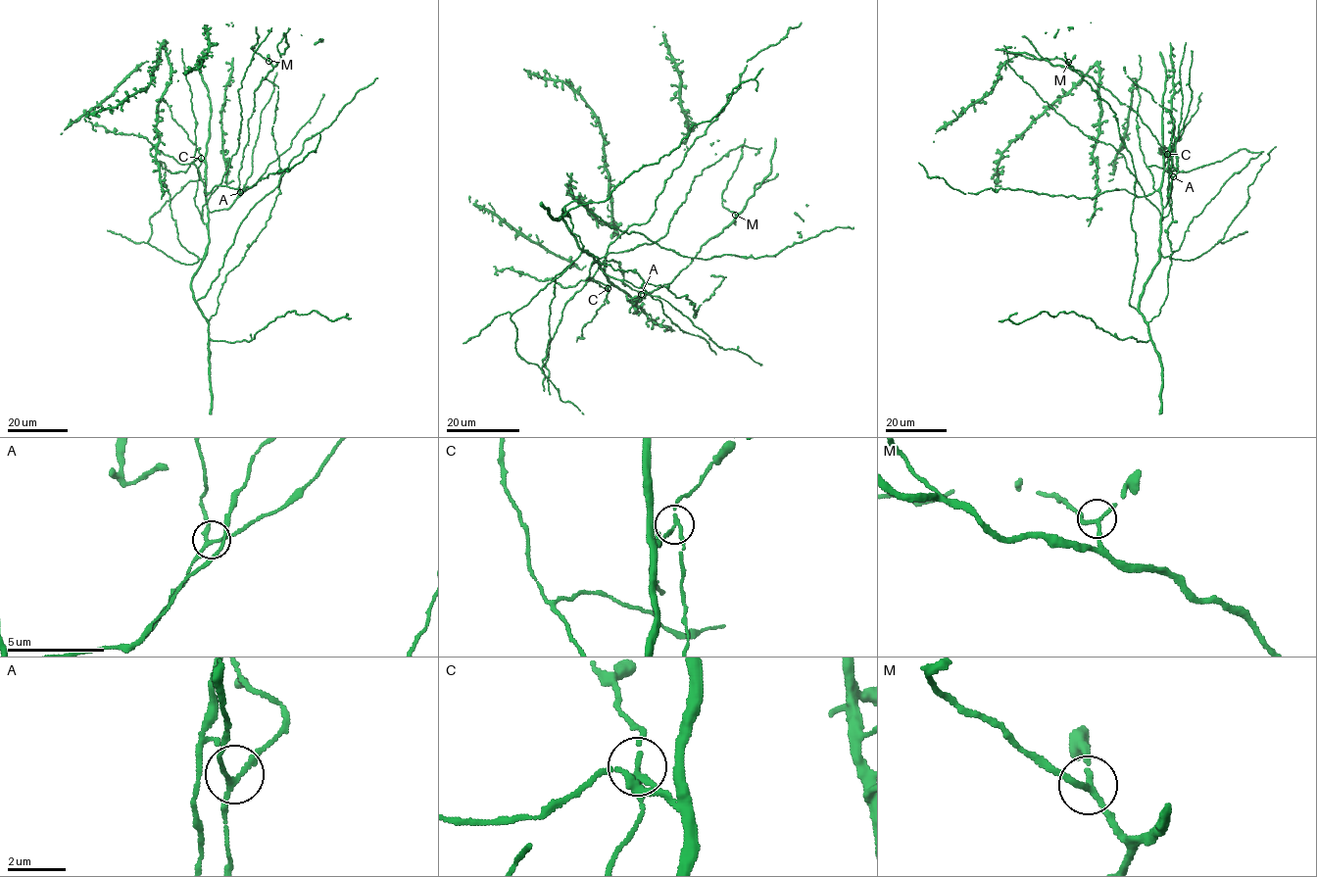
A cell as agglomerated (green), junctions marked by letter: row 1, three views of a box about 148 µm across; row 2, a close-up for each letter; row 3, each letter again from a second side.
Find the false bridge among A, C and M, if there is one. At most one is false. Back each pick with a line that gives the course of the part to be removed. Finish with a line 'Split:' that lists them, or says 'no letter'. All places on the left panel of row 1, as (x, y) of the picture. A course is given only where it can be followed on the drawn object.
C: course (201, 159), (180, 164), (143, 136), (115, 134), (102, 125), (93, 125), (96, 130)
Split: C

